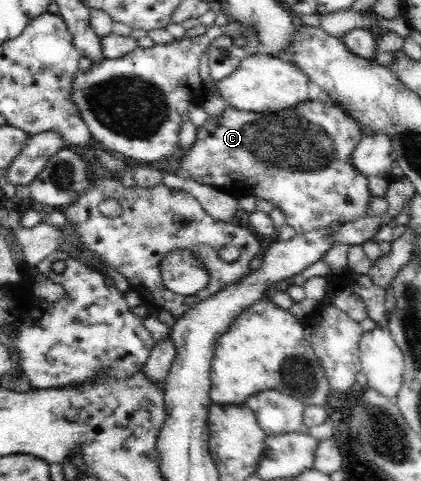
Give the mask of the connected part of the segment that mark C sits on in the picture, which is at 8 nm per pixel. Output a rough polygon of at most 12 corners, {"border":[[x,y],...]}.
{"border":[[332,99],[226,105],[178,173],[297,235],[367,217],[364,134]]}

